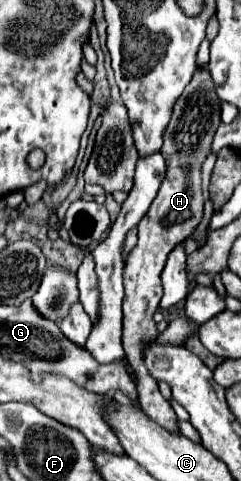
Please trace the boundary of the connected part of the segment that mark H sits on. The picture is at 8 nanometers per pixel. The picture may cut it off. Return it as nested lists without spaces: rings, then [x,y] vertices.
[[[197,67],[197,71],[193,73],[193,79],[185,87],[185,93],[181,93],[181,97],[173,105],[173,115],[165,131],[165,143],[161,147],[161,155],[167,161],[167,173],[165,173],[165,179],[161,183],[161,189],[155,201],[151,203],[149,211],[137,225],[139,243],[129,253],[125,273],[123,273],[125,275],[123,349],[133,369],[133,375],[137,379],[139,405],[153,421],[157,421],[161,427],[169,431],[177,431],[177,417],[169,401],[161,395],[157,381],[145,369],[143,351],[145,351],[145,341],[155,341],[157,337],[153,313],[157,311],[161,295],[163,295],[161,271],[165,267],[167,255],[179,243],[183,243],[193,233],[193,229],[197,229],[197,225],[201,223],[201,217],[203,217],[201,167],[205,159],[209,157],[209,145],[213,143],[213,133],[217,131],[219,123],[221,123],[221,101],[217,97],[217,91],[213,89],[213,79],[209,77],[207,67]]]

